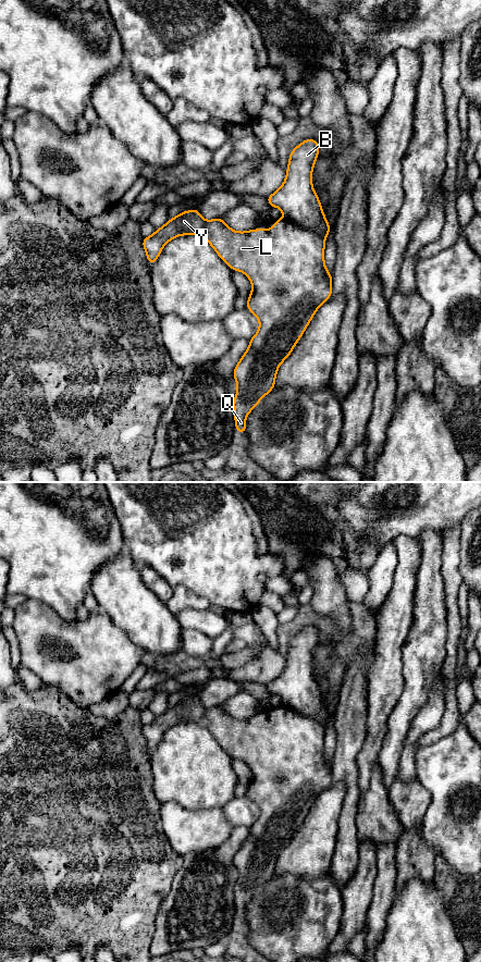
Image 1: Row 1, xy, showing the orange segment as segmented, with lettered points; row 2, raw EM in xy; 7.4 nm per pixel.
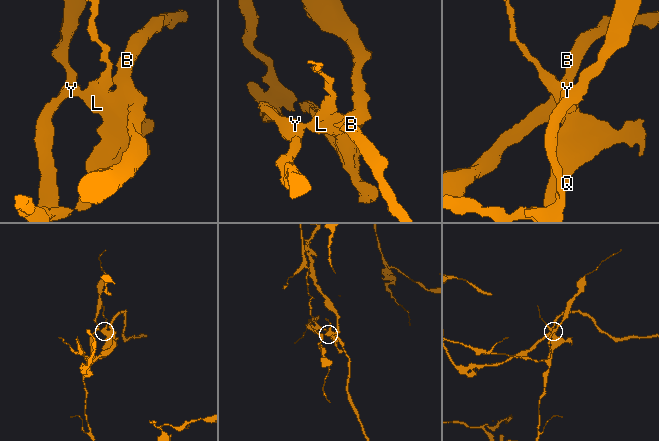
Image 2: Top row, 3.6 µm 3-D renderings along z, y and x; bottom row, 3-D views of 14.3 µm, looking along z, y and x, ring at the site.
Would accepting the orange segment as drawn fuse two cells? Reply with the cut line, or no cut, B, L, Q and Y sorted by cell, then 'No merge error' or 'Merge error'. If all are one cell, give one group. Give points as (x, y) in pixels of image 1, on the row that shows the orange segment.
Split along xy (207, 221), (200, 234). Groups: B L Q / Y. Merge error

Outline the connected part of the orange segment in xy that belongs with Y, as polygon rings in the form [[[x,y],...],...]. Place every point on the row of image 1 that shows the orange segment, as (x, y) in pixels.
[[[188,210],[169,220],[162,227],[149,236],[143,238],[143,247],[147,252],[147,260],[152,266],[164,245],[180,235],[201,235],[206,220],[199,210]]]

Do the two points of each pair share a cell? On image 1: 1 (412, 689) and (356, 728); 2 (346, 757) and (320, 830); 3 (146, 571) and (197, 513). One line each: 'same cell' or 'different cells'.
1: same cell
2: different cells
3: different cells

